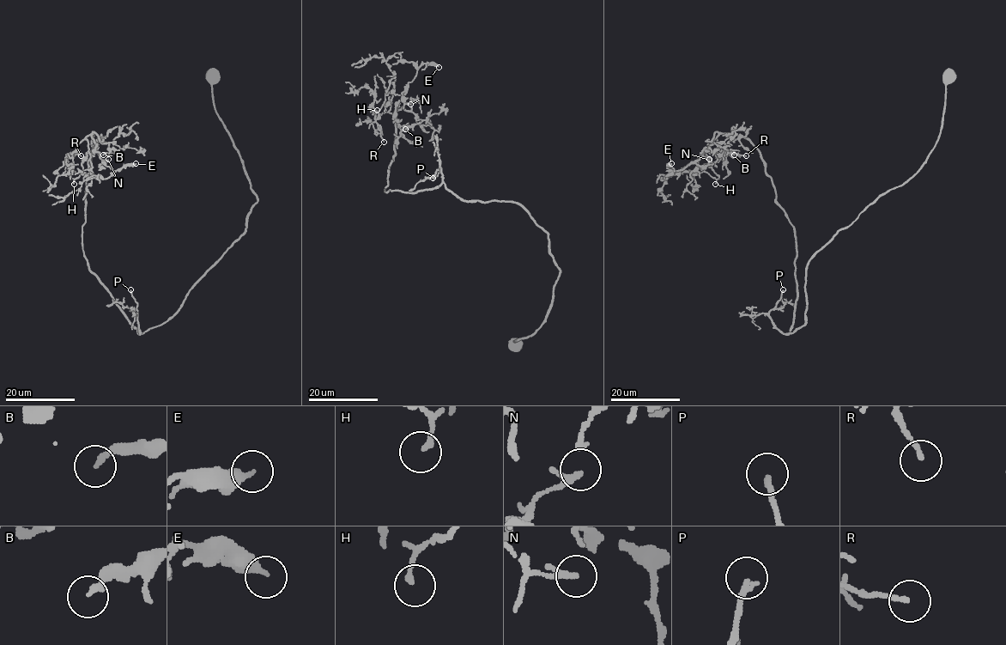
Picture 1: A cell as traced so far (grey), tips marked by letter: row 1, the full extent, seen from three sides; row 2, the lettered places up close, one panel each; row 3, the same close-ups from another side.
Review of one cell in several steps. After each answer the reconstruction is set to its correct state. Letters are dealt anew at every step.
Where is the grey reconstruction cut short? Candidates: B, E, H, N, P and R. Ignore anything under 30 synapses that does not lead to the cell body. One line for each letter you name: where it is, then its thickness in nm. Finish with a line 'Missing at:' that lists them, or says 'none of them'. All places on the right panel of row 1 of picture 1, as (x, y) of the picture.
P: (783, 289) | 200 nm
Missing at: P

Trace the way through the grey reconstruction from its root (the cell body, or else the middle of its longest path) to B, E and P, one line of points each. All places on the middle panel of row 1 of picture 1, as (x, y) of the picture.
B: (517, 345), (552, 301), (548, 234), (519, 204), (444, 183), (386, 191), (403, 107), (421, 120), (405, 129)
E: (517, 345), (552, 301), (548, 234), (519, 204), (444, 183), (385, 191), (394, 111), (439, 67)
P: (517, 345), (543, 323), (552, 301), (560, 269), (548, 234), (519, 204), (457, 197), (440, 164), (433, 178)

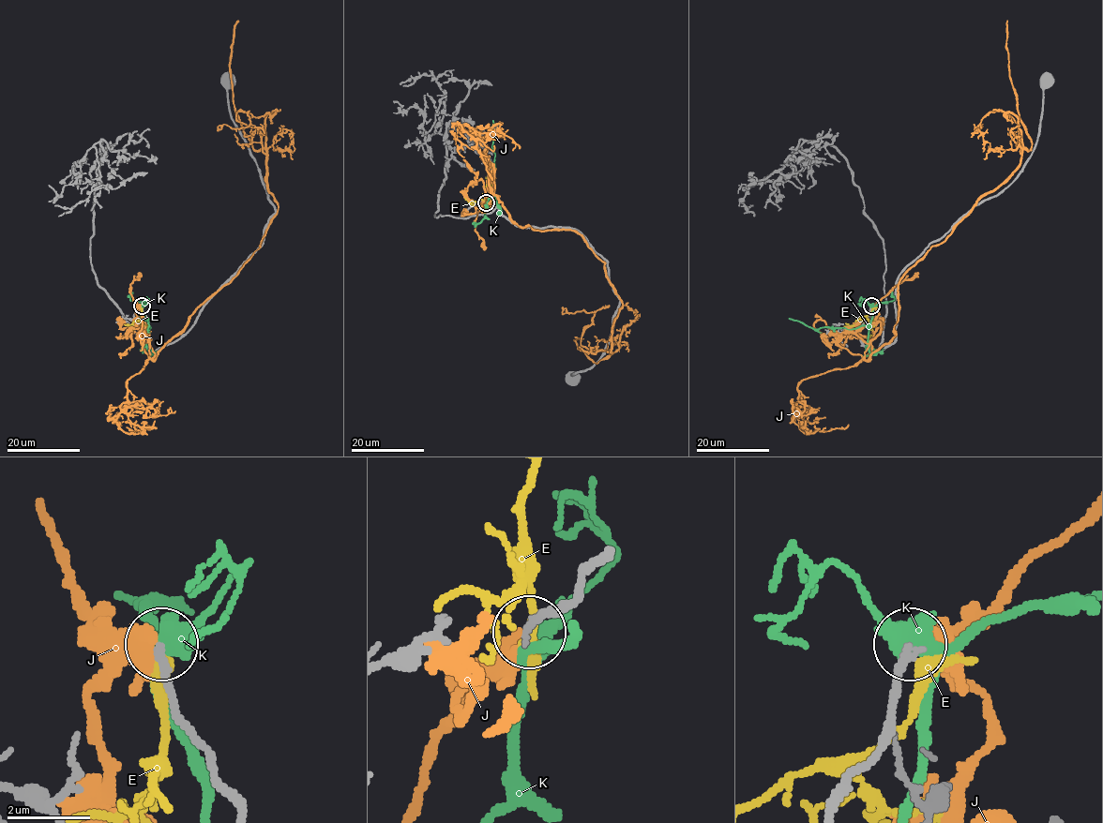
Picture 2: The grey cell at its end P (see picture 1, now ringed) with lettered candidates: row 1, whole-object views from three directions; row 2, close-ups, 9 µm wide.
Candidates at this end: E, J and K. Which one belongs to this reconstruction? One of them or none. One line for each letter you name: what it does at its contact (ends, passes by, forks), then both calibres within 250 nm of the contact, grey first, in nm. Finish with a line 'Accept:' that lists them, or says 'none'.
Accept: none

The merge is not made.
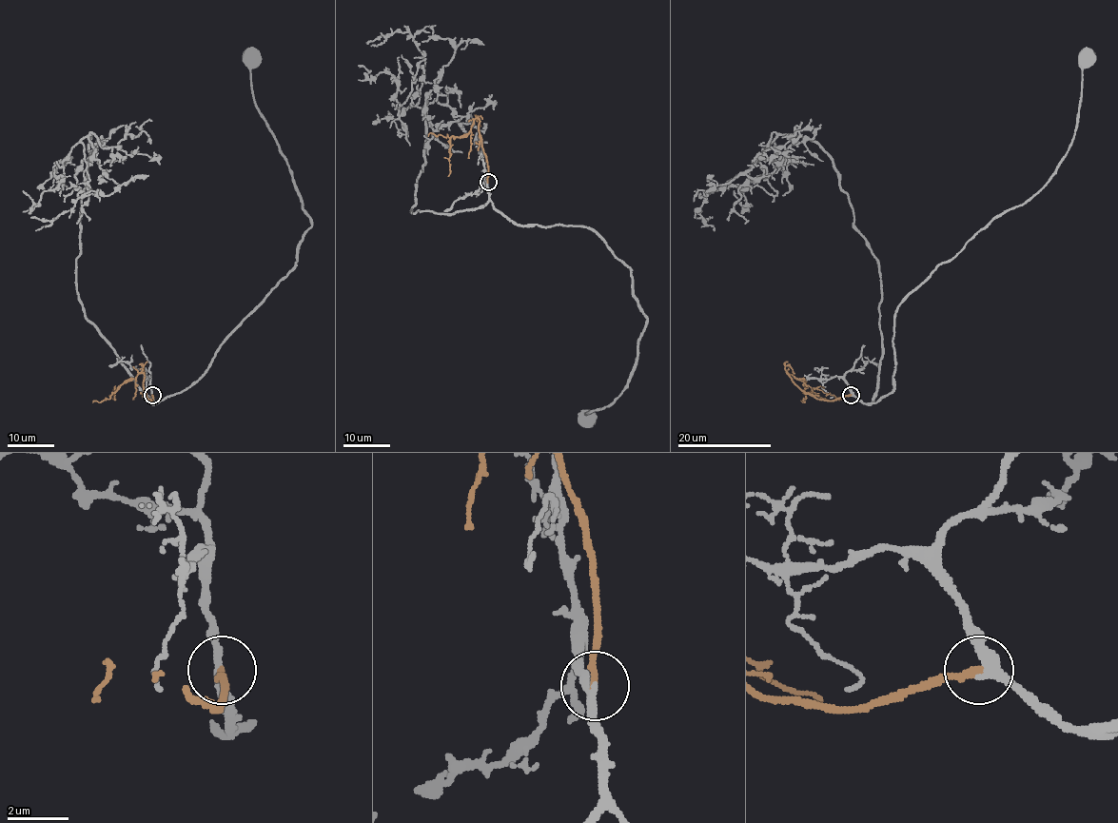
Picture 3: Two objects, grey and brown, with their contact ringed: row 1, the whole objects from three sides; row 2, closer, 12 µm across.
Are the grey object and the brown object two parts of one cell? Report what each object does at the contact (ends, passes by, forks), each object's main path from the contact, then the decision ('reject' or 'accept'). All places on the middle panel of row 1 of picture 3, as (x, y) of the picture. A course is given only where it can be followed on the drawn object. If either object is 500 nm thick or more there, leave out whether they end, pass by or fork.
grey passes by; brown ends there; grey runs (488, 182), (492, 205), (520, 225), (582, 225), (632, 271), (647, 320), (637, 366), (622, 392), (588, 419); brown runs (488, 182), (478, 119), (467, 134), (451, 137), (448, 176); accept

